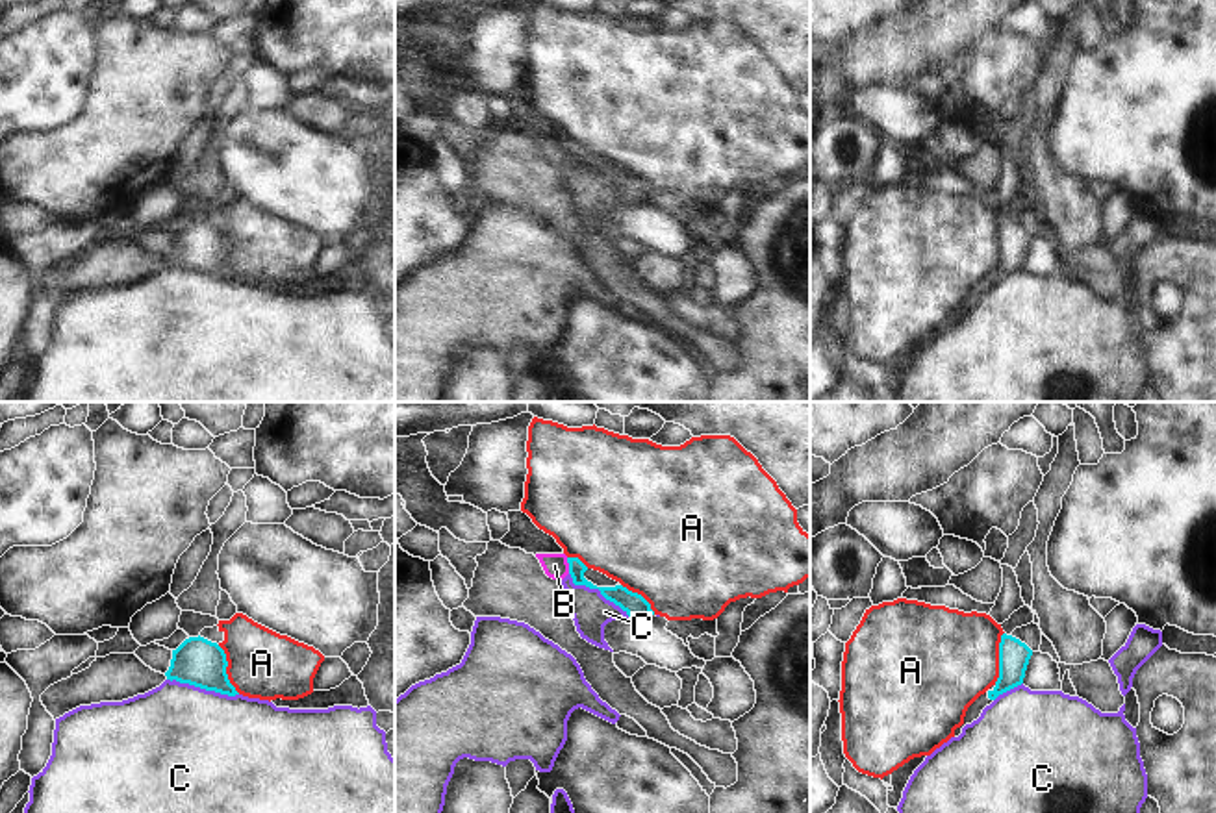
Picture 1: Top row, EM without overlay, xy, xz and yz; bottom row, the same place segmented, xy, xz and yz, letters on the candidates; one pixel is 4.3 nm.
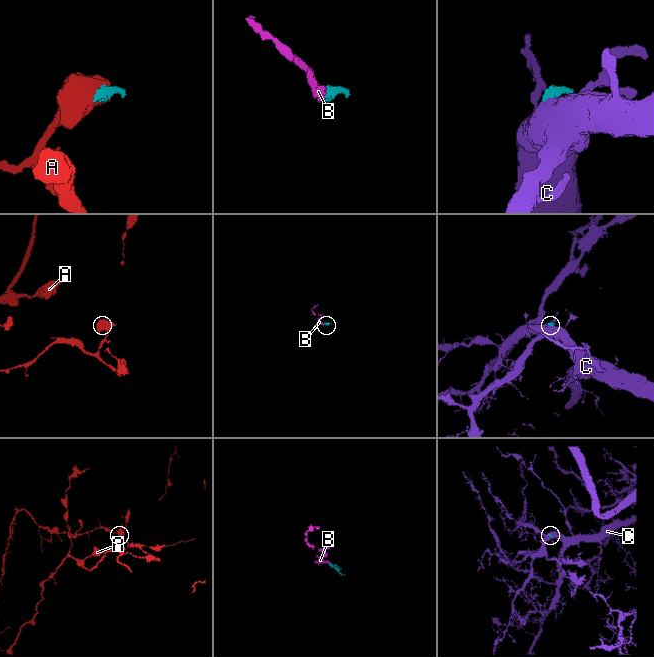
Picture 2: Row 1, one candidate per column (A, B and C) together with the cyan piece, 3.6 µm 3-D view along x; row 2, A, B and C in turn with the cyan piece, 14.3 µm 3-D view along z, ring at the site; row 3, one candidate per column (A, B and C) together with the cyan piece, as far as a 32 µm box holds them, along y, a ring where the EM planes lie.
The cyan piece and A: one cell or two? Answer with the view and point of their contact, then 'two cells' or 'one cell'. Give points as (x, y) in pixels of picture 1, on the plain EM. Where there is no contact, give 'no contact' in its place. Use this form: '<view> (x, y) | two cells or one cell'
yz (1000, 243) | two cells

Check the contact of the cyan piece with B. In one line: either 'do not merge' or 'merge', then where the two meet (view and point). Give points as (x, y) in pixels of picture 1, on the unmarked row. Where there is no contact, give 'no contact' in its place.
merge; contact xz (570, 150)

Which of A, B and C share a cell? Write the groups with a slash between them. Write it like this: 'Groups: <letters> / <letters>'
Groups: A / B / C

